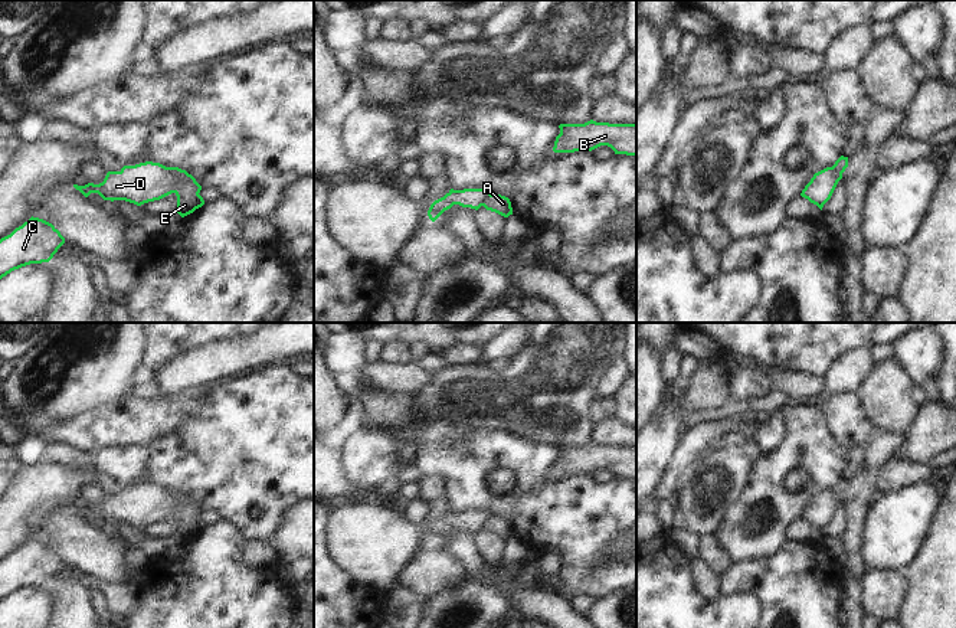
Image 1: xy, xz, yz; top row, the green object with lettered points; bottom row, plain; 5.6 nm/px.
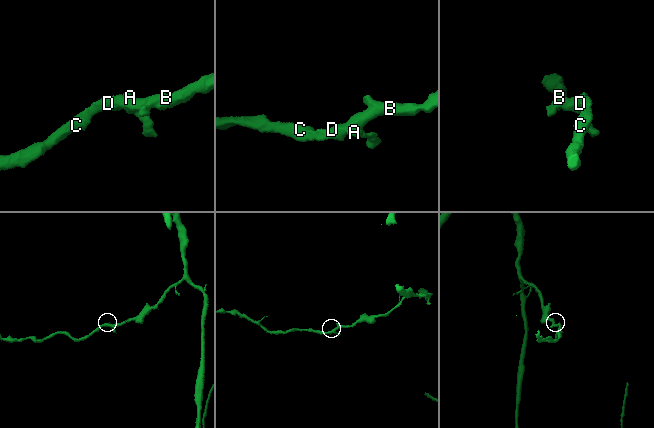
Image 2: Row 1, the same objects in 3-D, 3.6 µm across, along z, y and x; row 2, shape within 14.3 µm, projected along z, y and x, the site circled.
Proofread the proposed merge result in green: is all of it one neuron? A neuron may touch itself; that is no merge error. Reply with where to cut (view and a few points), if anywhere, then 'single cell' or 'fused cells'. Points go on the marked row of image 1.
cut xy (166, 167), (177, 177), (190, 182), (196, 187), (200, 186); fused cells

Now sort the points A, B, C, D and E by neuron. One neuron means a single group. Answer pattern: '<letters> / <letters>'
A / B C D E

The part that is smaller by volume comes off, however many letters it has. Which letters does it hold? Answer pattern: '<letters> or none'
A

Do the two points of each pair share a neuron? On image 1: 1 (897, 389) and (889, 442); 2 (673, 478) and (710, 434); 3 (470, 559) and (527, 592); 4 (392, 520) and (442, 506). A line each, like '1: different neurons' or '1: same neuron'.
1: different neurons
2: same neuron
3: same neuron
4: same neuron

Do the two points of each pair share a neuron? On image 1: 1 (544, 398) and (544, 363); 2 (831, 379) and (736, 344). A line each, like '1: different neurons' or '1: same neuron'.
1: same neuron
2: different neurons

